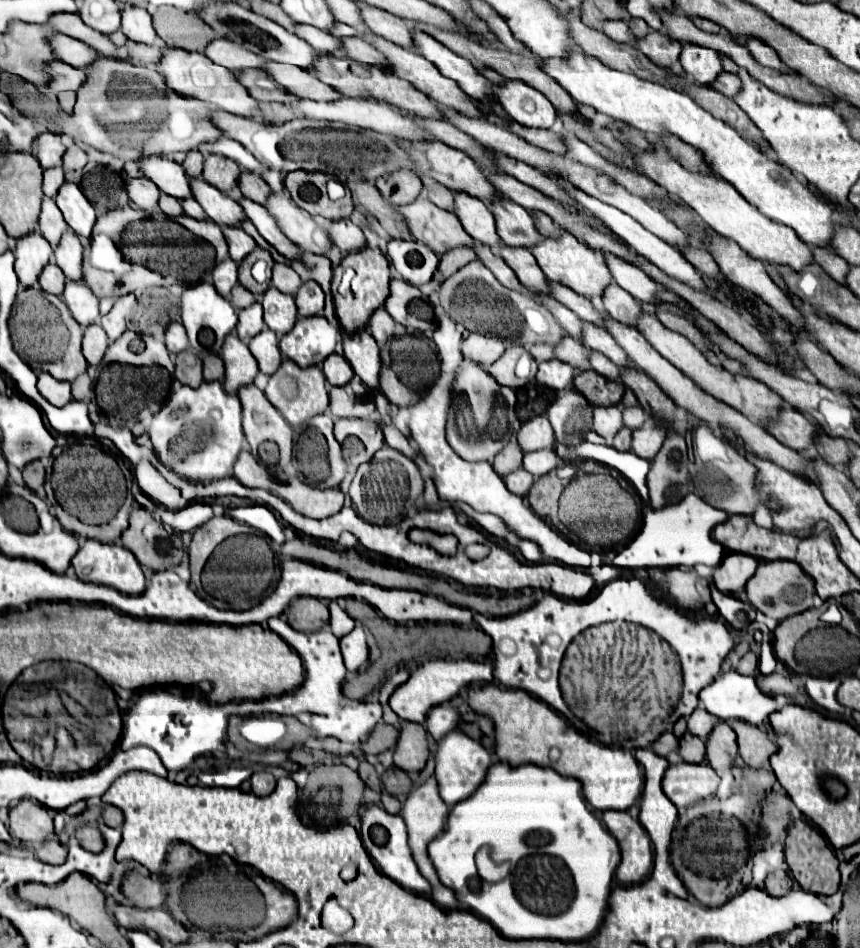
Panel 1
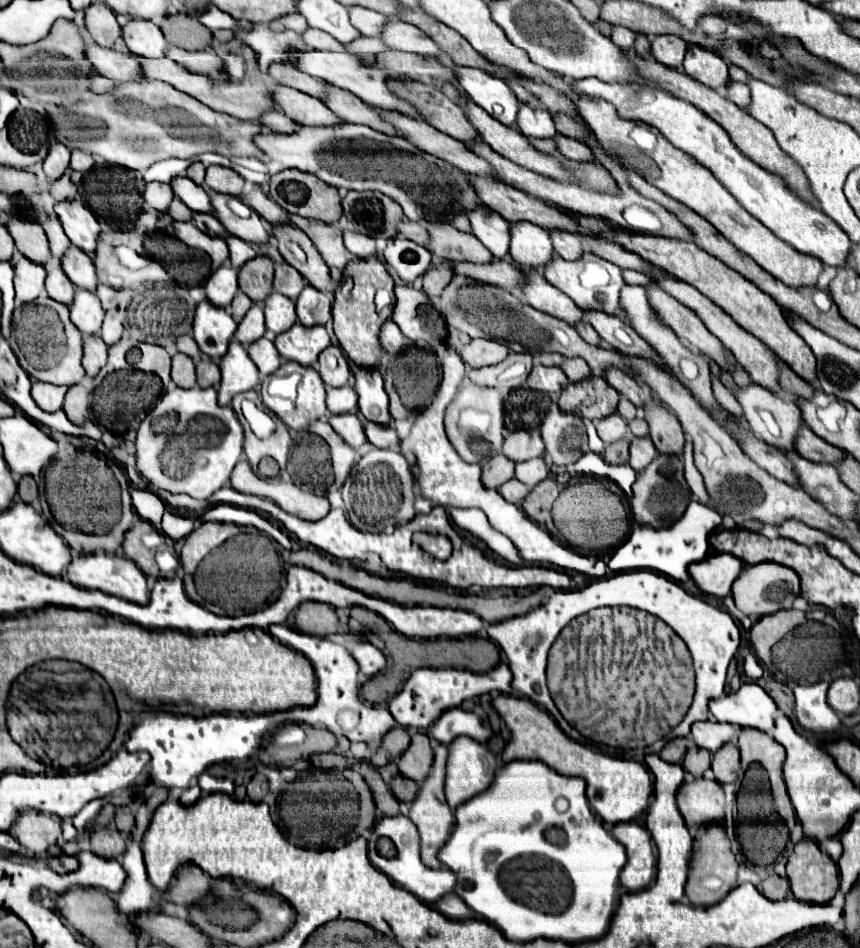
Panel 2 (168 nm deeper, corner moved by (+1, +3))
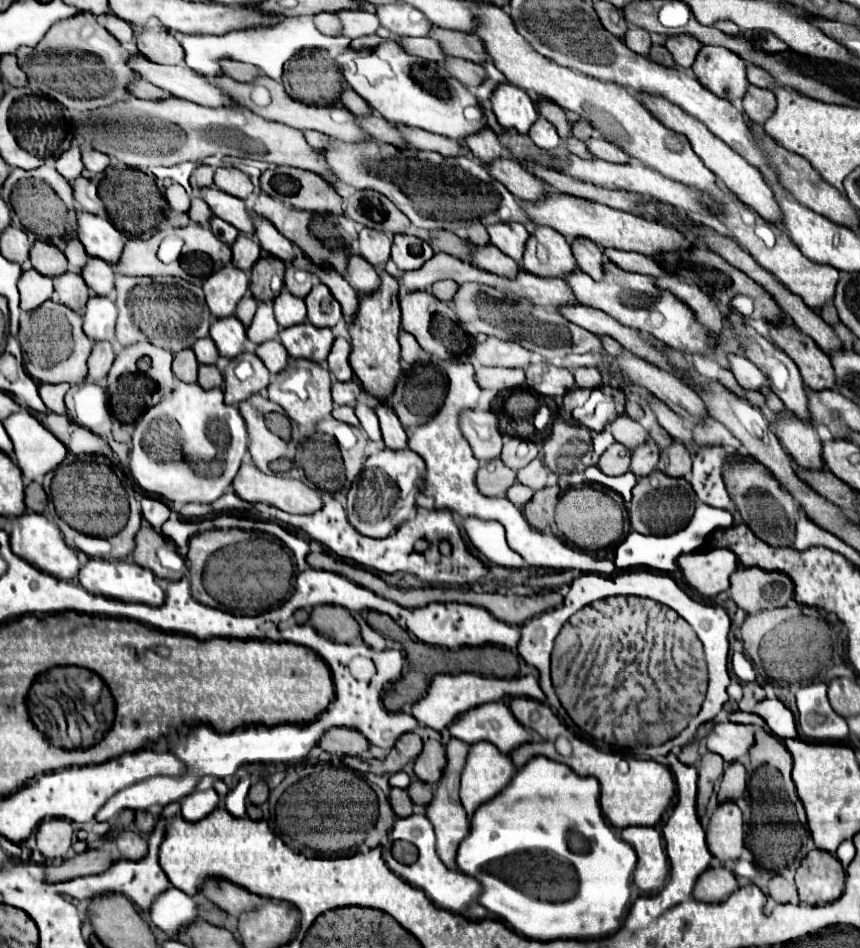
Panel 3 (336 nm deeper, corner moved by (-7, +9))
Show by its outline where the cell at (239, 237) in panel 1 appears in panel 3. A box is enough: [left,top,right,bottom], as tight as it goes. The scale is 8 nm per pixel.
[231,233,261,271]

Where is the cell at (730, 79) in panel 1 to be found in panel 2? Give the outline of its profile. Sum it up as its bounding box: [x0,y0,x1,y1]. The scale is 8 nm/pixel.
[727,81,751,109]

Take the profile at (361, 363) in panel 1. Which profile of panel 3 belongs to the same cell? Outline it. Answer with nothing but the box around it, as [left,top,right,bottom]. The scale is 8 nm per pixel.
[375,401,407,449]

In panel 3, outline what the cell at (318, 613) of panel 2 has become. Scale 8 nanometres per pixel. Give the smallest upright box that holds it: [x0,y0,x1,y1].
[311,605,359,643]

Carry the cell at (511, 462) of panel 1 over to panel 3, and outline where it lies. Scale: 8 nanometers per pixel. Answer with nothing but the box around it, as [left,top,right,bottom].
[477,459,517,497]

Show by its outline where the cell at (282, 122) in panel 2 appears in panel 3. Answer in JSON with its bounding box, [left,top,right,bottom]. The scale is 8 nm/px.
[303,131,329,149]

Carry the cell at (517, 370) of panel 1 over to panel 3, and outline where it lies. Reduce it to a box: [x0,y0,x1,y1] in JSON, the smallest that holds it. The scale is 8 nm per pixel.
[475,367,525,391]

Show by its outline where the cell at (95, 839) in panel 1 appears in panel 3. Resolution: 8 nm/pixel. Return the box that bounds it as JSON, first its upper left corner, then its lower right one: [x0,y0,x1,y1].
[113,831,147,861]

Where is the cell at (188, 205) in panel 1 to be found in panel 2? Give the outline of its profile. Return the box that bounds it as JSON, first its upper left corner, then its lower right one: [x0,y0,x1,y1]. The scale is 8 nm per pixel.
[193,213,229,237]

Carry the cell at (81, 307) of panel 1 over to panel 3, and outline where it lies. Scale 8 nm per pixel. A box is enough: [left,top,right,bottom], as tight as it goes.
[83,297,119,349]

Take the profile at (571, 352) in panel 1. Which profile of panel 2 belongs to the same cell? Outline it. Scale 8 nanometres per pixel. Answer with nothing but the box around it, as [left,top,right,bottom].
[561,357,591,383]

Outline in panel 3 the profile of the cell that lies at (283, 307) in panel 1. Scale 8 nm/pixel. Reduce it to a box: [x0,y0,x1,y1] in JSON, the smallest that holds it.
[273,289,307,327]

